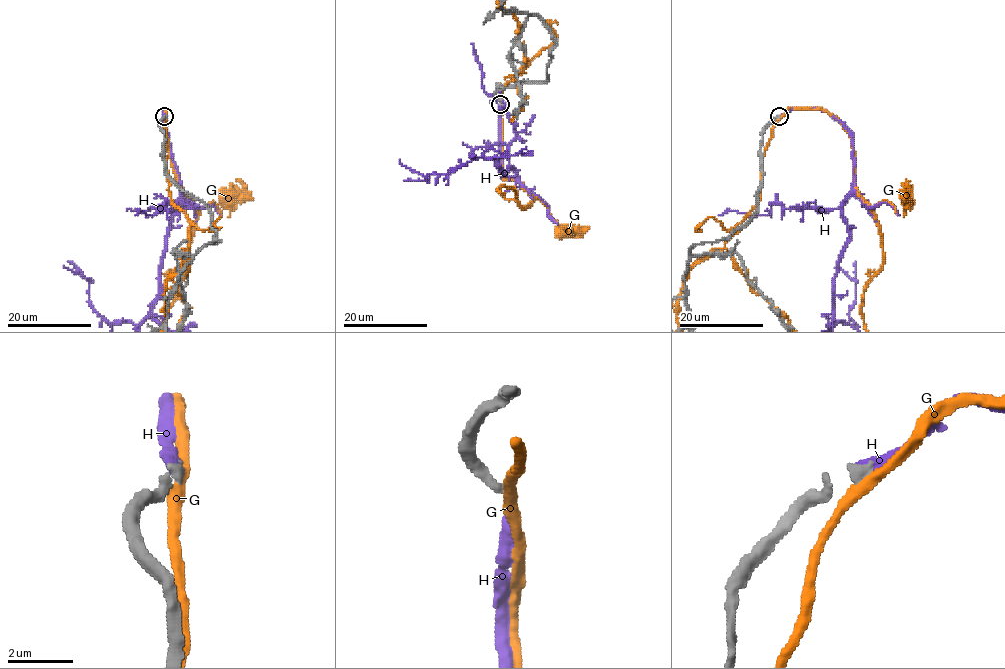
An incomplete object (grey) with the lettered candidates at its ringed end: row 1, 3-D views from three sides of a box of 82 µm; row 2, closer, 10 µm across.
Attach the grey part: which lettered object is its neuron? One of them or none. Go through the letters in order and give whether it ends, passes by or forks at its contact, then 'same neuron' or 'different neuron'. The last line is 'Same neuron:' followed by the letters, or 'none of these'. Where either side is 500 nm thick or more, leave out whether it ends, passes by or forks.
G: it passes by | different neuron
H: it ends | same neuron
Same neuron: H

